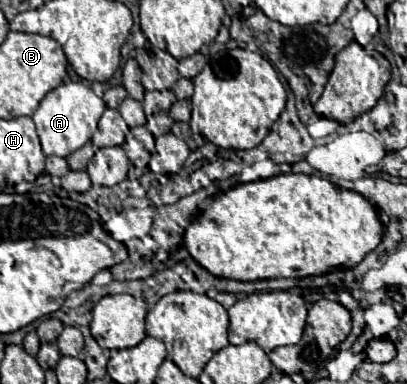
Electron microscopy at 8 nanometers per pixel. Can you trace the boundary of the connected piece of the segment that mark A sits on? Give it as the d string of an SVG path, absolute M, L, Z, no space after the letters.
M62 82L58 88L50 90L38 110L32 114L32 120L38 128L38 136L42 142L42 150L48 156L68 156L74 150L82 148L92 138L92 128L88 124L88 116L102 116L106 104L98 98L88 84L82 82Z

